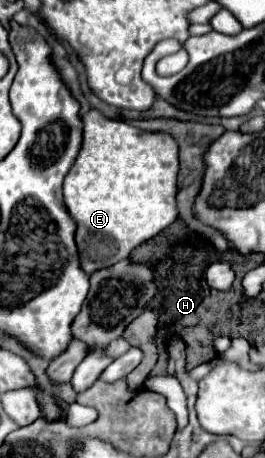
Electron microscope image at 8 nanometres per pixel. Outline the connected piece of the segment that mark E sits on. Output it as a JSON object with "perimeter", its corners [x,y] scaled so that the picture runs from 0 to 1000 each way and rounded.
{"perimeter":[[[340,240],[309,253],[317,262],[317,310],[287,362],[242,393],[242,441],[272,476],[294,485],[287,533],[302,546],[302,572],[317,594],[347,598],[377,585],[408,585],[491,550],[634,498],[672,476],[664,419],[672,419],[672,310],[634,288],[528,284],[468,262],[400,258],[377,240]]]}

